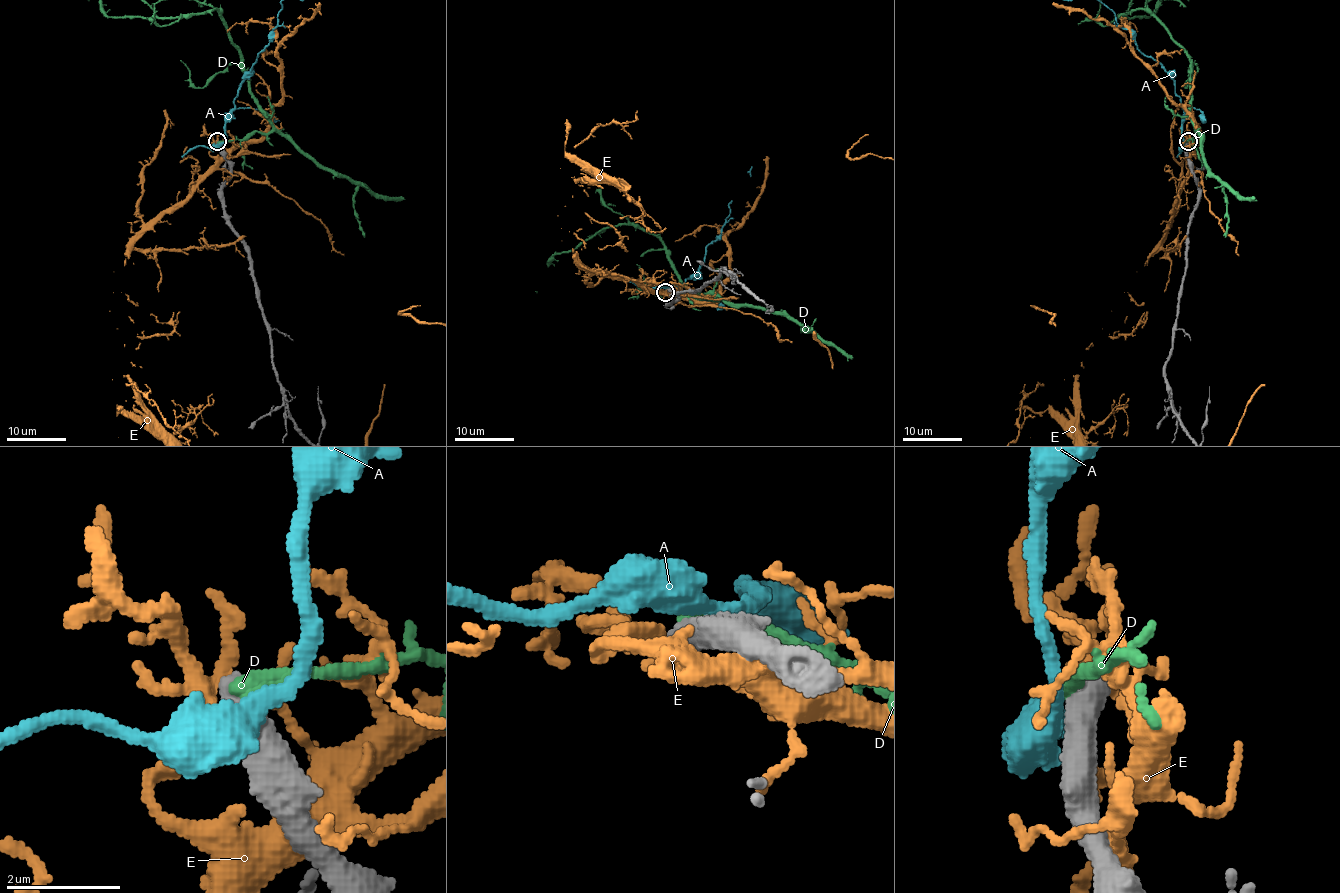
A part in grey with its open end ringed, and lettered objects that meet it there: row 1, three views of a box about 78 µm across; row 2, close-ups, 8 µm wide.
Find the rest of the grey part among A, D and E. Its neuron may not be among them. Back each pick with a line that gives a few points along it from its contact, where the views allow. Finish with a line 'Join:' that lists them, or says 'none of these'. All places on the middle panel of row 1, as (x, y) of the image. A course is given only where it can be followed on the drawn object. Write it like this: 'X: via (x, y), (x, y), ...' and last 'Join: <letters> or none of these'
Join: none of these

